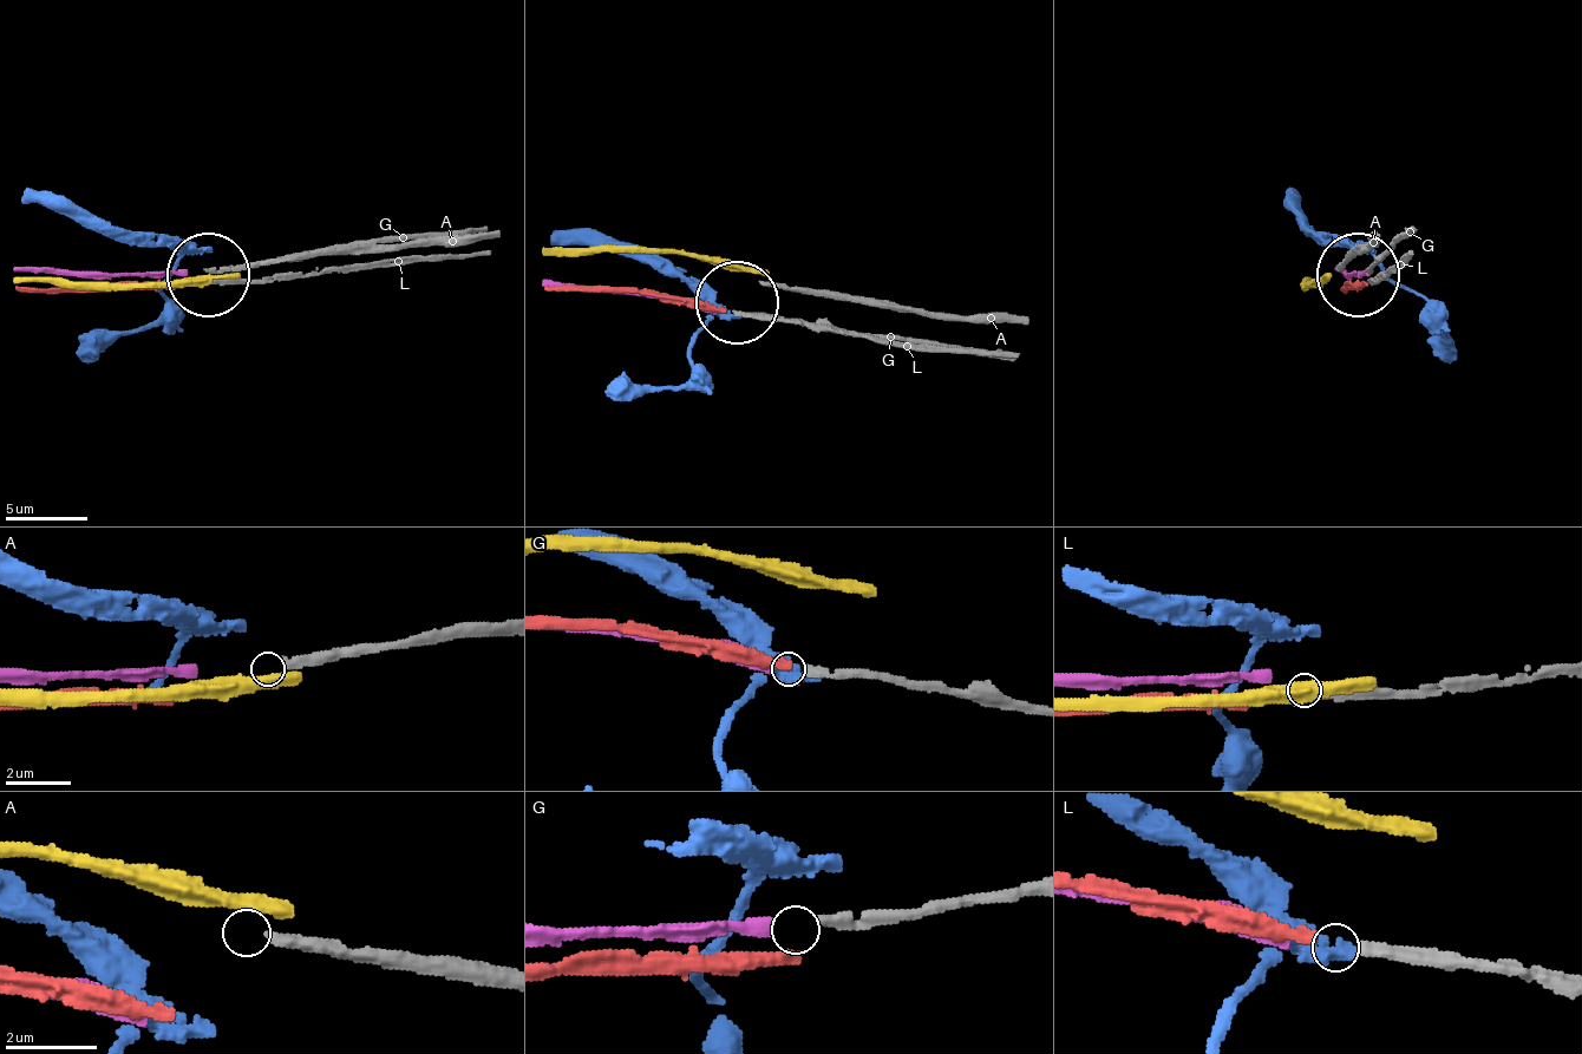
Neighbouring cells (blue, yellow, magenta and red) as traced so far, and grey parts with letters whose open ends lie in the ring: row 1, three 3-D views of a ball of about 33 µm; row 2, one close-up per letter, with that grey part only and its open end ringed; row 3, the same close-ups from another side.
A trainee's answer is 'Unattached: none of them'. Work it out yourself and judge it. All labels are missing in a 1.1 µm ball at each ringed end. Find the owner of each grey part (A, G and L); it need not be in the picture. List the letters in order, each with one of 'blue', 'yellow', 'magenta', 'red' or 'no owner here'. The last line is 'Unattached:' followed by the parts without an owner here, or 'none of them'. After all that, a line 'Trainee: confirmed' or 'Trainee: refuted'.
A: no owner here
G: magenta
L: red
Unattached: A
Trainee: refuted

